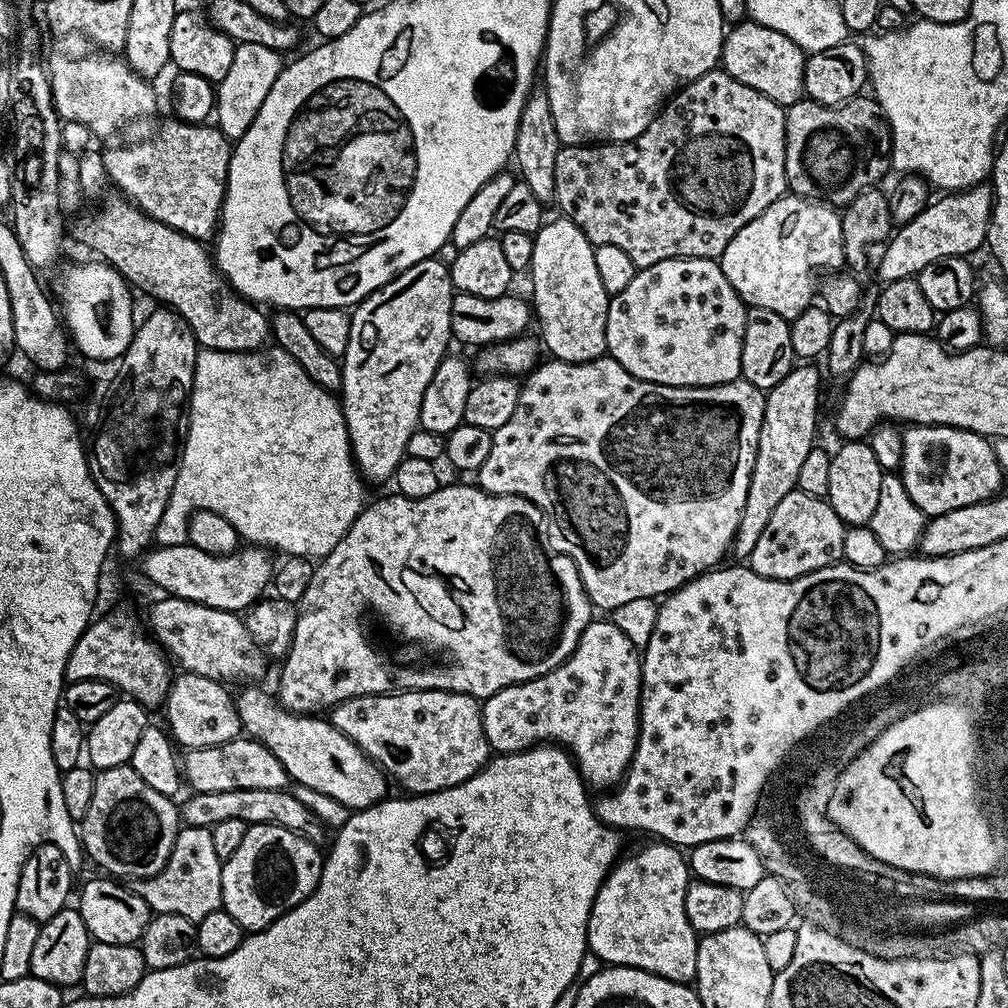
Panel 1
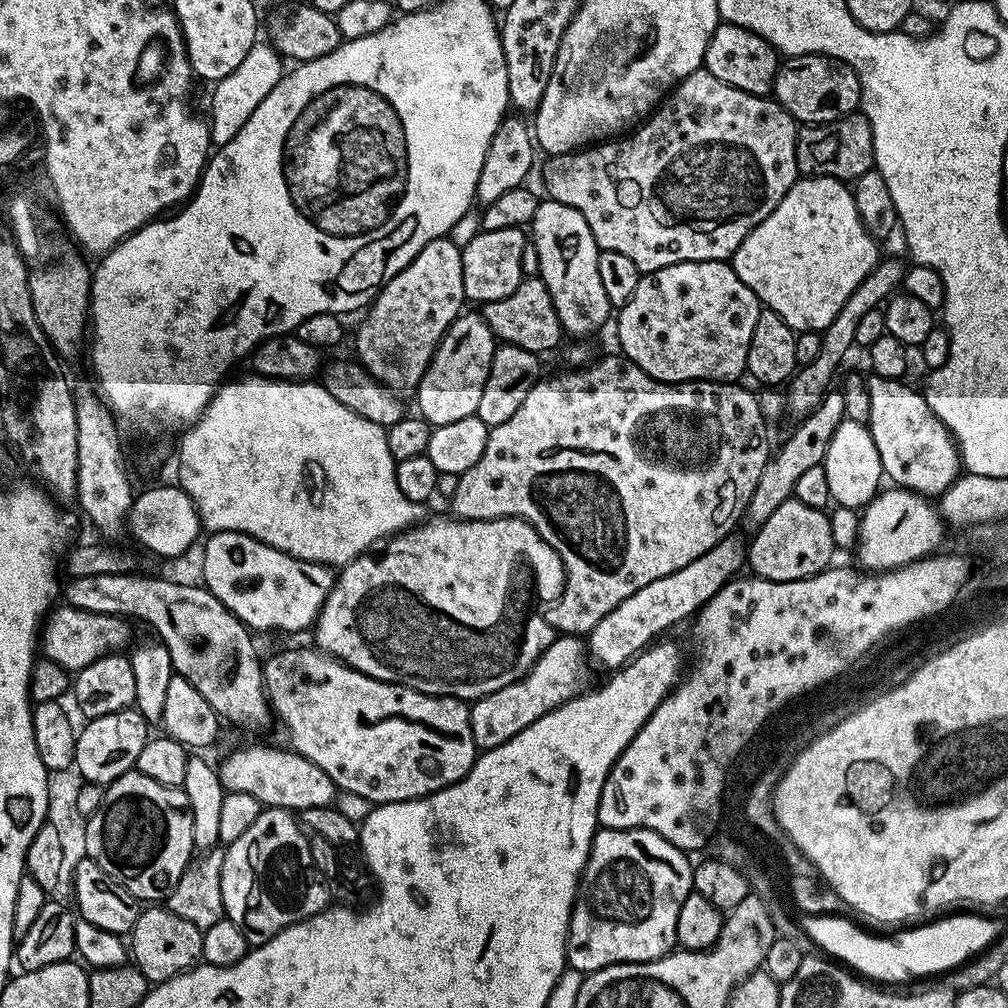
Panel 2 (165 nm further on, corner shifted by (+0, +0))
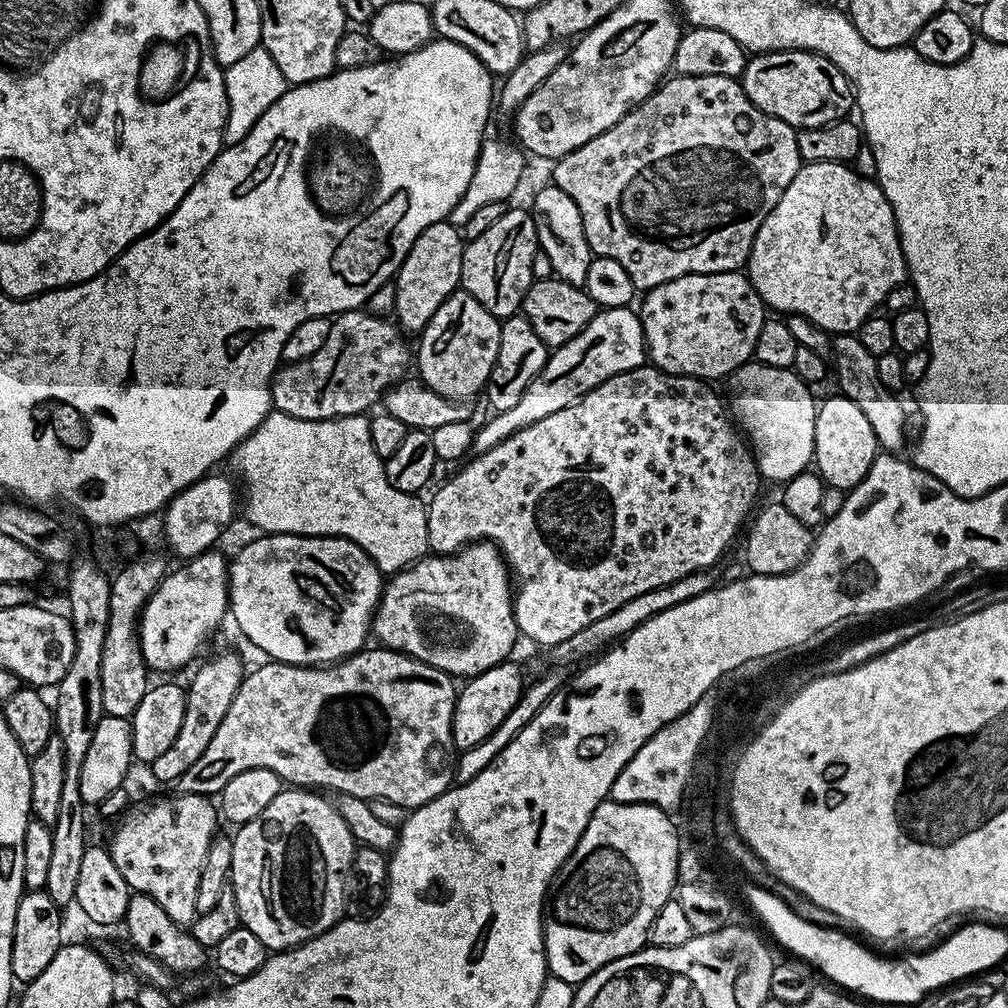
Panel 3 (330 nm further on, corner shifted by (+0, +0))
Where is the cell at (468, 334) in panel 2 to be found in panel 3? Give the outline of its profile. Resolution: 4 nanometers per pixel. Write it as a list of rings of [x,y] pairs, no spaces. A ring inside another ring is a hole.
[[[463,290],[452,292],[419,333],[420,349],[414,352],[415,367],[420,367],[419,379],[451,400],[467,401],[475,392],[483,393],[490,370],[494,370],[494,358],[498,358],[500,325],[501,321],[490,315],[478,298]]]

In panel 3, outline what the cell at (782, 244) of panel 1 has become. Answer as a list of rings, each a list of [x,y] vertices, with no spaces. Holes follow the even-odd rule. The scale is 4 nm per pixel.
[[[834,162],[805,163],[798,170],[798,174],[794,174],[794,182],[790,182],[790,186],[786,186],[782,198],[778,198],[774,210],[770,210],[770,214],[766,214],[762,226],[758,226],[758,234],[754,238],[752,249],[748,255],[746,275],[765,305],[771,311],[772,308],[776,311],[773,313],[810,318],[810,322],[822,326],[829,334],[855,333],[862,326],[862,322],[866,322],[869,316],[873,315],[883,305],[884,299],[890,294],[890,290],[894,290],[906,280],[906,265],[904,251],[900,245],[900,232],[896,229],[894,210],[890,206],[886,194],[880,189],[879,183],[875,179],[859,176],[855,167],[848,164],[835,164]]]

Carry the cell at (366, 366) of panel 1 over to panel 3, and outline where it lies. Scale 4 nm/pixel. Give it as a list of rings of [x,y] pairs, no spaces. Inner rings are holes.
[[[448,220],[432,224],[410,246],[408,256],[402,262],[400,271],[394,277],[396,284],[396,316],[394,320],[405,333],[419,334],[434,318],[434,310],[450,298],[452,292],[461,287],[462,258],[466,241],[461,229]]]

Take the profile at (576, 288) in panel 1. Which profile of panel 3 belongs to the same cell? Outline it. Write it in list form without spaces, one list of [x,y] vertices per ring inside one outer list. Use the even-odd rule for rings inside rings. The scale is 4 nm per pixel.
[[[555,186],[547,187],[533,198],[530,205],[539,251],[550,258],[552,271],[559,279],[577,286],[583,285],[586,270],[590,270],[590,262],[594,257],[582,230],[582,214],[578,214],[578,206],[574,206],[574,198],[570,198],[570,194]]]

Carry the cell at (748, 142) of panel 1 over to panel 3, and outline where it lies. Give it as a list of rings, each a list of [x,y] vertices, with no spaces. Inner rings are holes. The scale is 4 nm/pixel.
[[[676,74],[671,78],[665,79],[663,83],[657,87],[656,91],[651,92],[651,94],[649,94],[642,103],[637,104],[635,108],[630,109],[630,111],[628,111],[617,124],[610,126],[610,130],[606,130],[602,134],[598,134],[598,138],[590,138],[590,142],[586,142],[582,146],[578,146],[578,150],[574,150],[570,154],[561,156],[559,160],[555,161],[555,163],[551,165],[551,183],[555,185],[555,187],[561,188],[561,190],[566,194],[570,194],[570,198],[574,198],[574,206],[578,206],[578,214],[582,214],[582,230],[586,234],[586,242],[590,246],[593,257],[605,256],[606,258],[614,258],[614,262],[619,262],[619,264],[626,270],[626,274],[630,274],[630,282],[634,282],[634,286],[637,290],[647,290],[654,286],[662,286],[662,282],[670,282],[674,278],[682,278],[686,274],[734,272],[743,269],[745,265],[747,265],[748,255],[752,249],[752,243],[758,234],[758,226],[762,226],[762,222],[766,218],[766,214],[770,214],[770,210],[774,210],[774,206],[778,202],[778,198],[782,198],[782,194],[786,190],[786,186],[790,186],[790,182],[794,182],[794,174],[798,174],[798,170],[802,166],[796,134],[797,129],[791,128],[786,122],[782,122],[782,118],[774,118],[770,114],[766,114],[762,110],[758,110],[758,106],[754,106],[754,102],[750,102],[750,98],[744,92],[743,83],[741,83],[737,77],[719,76],[718,74],[706,74],[705,76],[681,76]]]

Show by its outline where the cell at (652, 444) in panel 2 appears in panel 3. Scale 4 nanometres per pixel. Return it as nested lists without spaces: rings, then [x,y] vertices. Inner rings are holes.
[[[655,366],[626,370],[602,382],[570,406],[558,410],[558,414],[549,414],[547,418],[542,418],[542,422],[534,422],[534,426],[526,426],[498,442],[498,446],[473,455],[473,460],[461,472],[454,473],[433,494],[432,501],[427,501],[429,549],[436,554],[447,554],[459,552],[468,544],[480,541],[495,544],[503,552],[504,563],[514,577],[512,609],[516,631],[523,639],[525,636],[541,644],[544,650],[572,638],[578,630],[606,617],[640,594],[678,582],[695,571],[719,565],[720,555],[731,546],[740,523],[749,519],[748,510],[756,500],[756,491],[762,485],[762,477],[756,471],[756,462],[745,437],[726,415],[725,401],[721,397],[719,400],[708,388],[711,387],[705,381],[694,376],[671,376],[669,372],[662,372]]]

